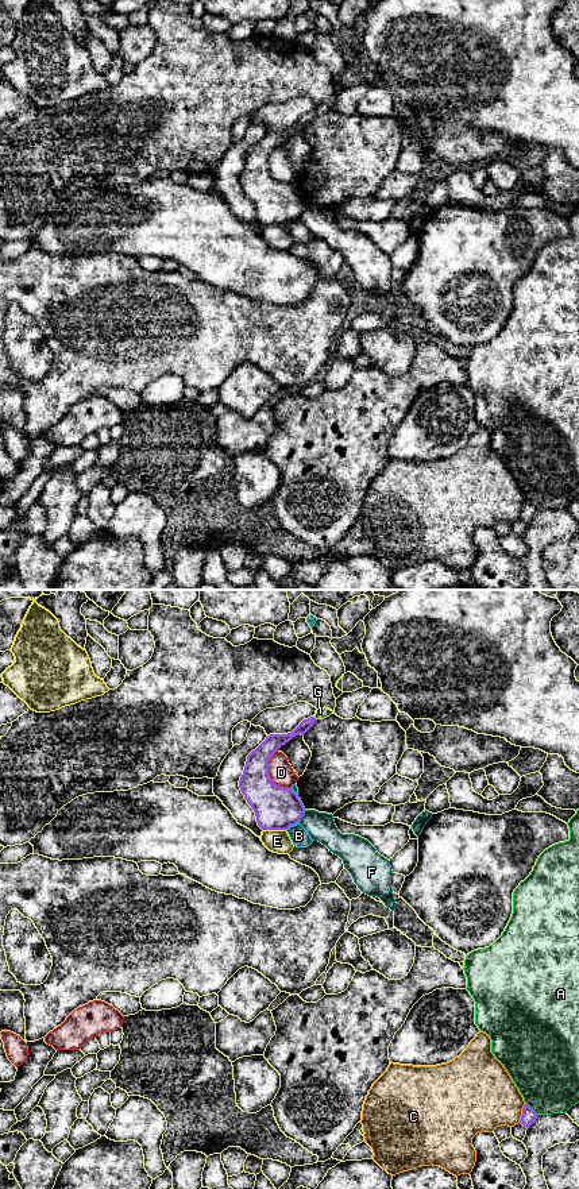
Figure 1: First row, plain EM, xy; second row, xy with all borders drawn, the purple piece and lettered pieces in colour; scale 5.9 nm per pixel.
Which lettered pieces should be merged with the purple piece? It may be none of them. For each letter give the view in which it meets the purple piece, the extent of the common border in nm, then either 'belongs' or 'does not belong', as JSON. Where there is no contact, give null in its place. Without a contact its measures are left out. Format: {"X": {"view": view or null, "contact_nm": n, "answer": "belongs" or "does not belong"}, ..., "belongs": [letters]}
{"A": {"view": "xy", "contact_nm": 110, "answer": "does not belong"}, "B": {"view": "xy", "contact_nm": 90, "answer": "does not belong"}, "C": {"view": "xy", "contact_nm": 120, "answer": "does not belong"}, "D": {"view": "xy", "contact_nm": 260, "answer": "does not belong"}, "E": {"view": "xy", "contact_nm": 140, "answer": "does not belong"}, "F": {"view": "xy", "contact_nm": 90, "answer": "does not belong"}, "G": {"view": "xy", "contact_nm": 30, "answer": "does not belong"}, "belongs": []}

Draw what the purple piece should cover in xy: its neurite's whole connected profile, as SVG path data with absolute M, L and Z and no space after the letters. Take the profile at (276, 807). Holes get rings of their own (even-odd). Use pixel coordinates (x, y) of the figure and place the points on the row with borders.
M314 717L304 719L292 733L270 734L247 756L239 787L255 812L262 830L287 830L300 823L305 807L292 788L274 784L269 775L271 756L293 737L304 736L316 722Z

